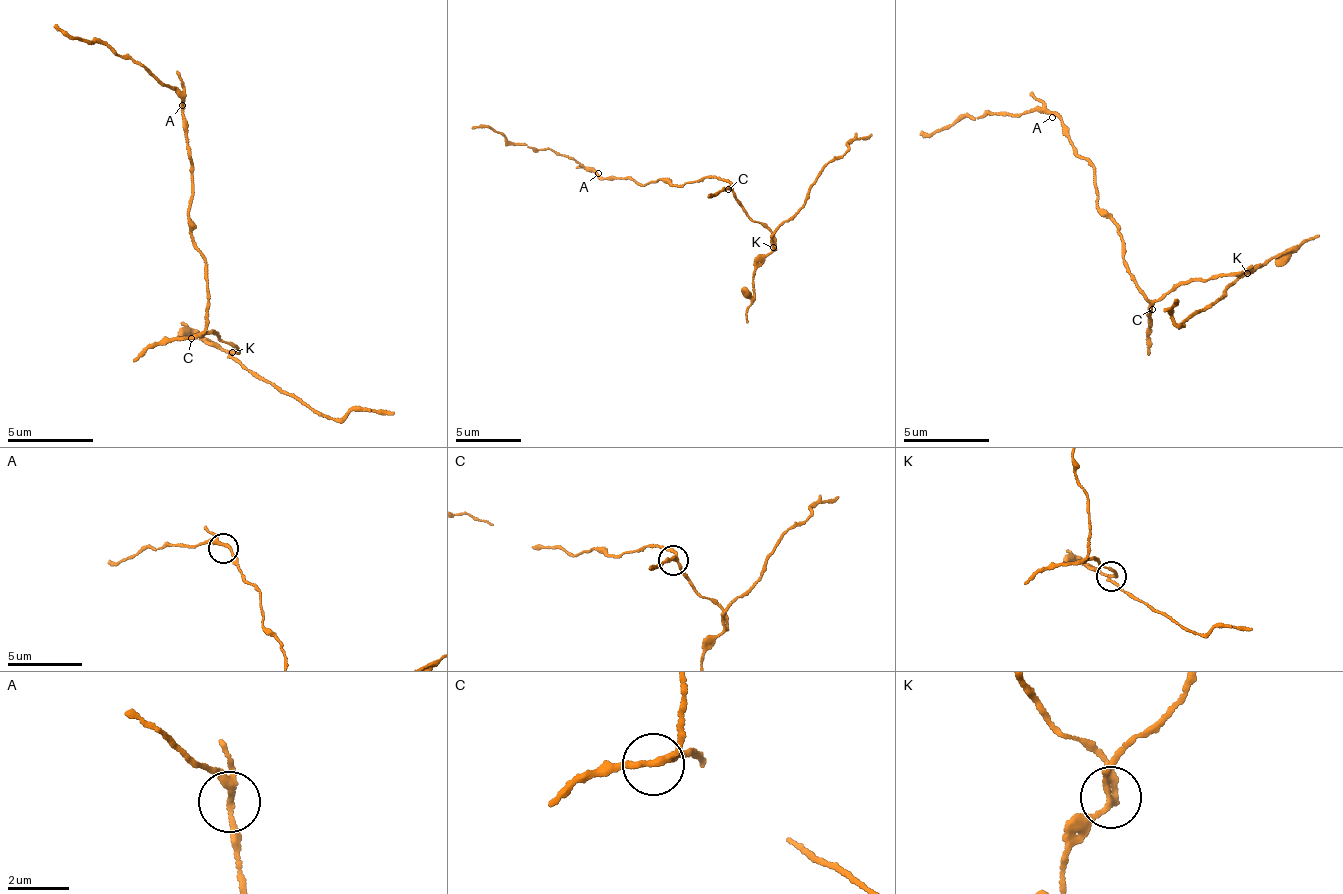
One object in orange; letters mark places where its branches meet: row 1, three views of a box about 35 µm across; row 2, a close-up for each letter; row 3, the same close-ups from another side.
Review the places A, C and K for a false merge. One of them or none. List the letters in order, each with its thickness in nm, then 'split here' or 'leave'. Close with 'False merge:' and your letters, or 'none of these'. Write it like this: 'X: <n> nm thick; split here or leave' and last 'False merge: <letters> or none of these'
A: 200 nm thick; leave
C: 180 nm thick; leave
K: 180 nm thick; split here
False merge: K

